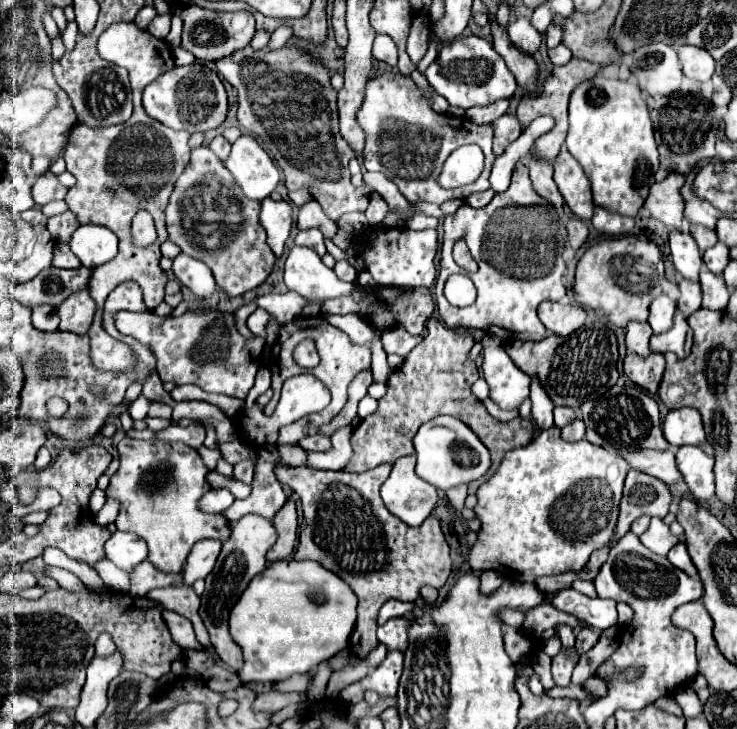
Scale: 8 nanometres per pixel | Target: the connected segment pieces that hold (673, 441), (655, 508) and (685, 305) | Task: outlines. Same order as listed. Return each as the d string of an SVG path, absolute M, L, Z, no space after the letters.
M682 407L682 409L672 409L664 423L662 423L666 441L674 447L682 447L682 445L696 445L702 451L706 451L708 455L714 455L712 447L706 441L704 435L704 427L702 427L702 419L700 413L696 409L690 407Z
M630 469L624 483L624 495L620 503L620 519L616 527L616 539L630 531L630 523L642 515L664 519L672 503L672 495L666 483Z
M680 279L678 287L680 287L680 293L682 293L680 299L678 299L678 311L688 317L688 315L692 315L692 311L700 309L700 303L702 303L700 283L690 281L690 279Z

